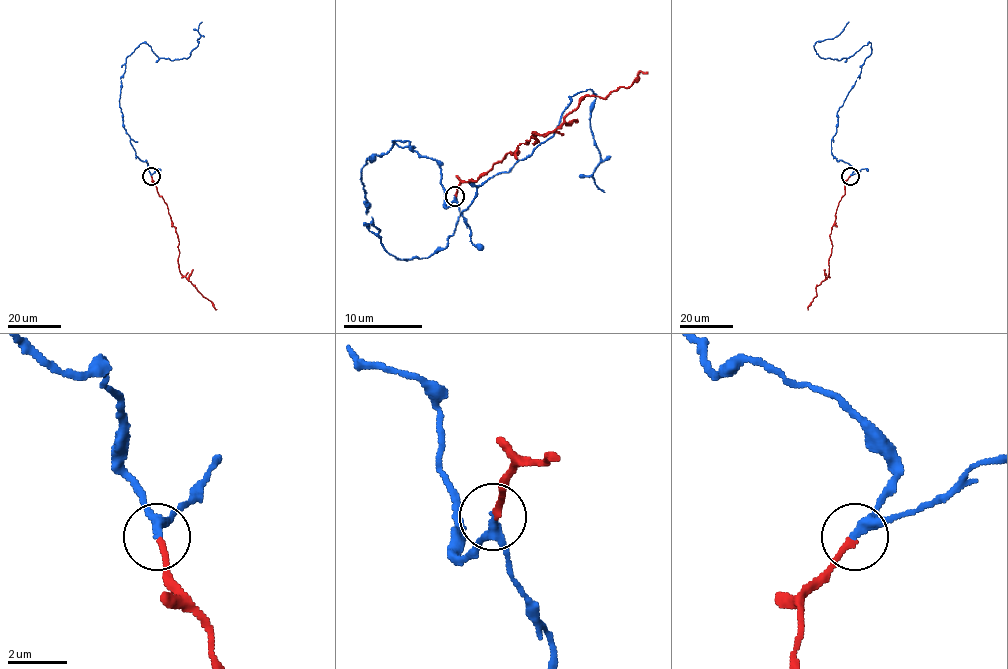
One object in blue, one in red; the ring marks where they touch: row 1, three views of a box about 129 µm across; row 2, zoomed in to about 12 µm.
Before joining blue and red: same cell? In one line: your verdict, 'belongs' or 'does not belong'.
belongs

